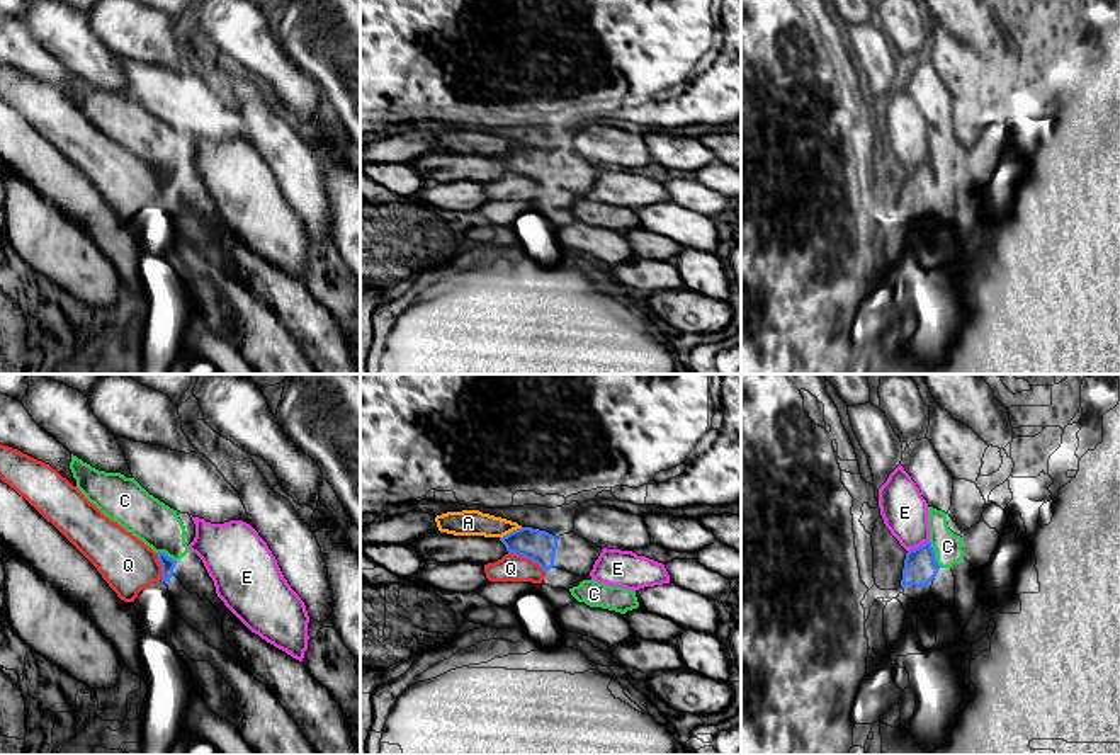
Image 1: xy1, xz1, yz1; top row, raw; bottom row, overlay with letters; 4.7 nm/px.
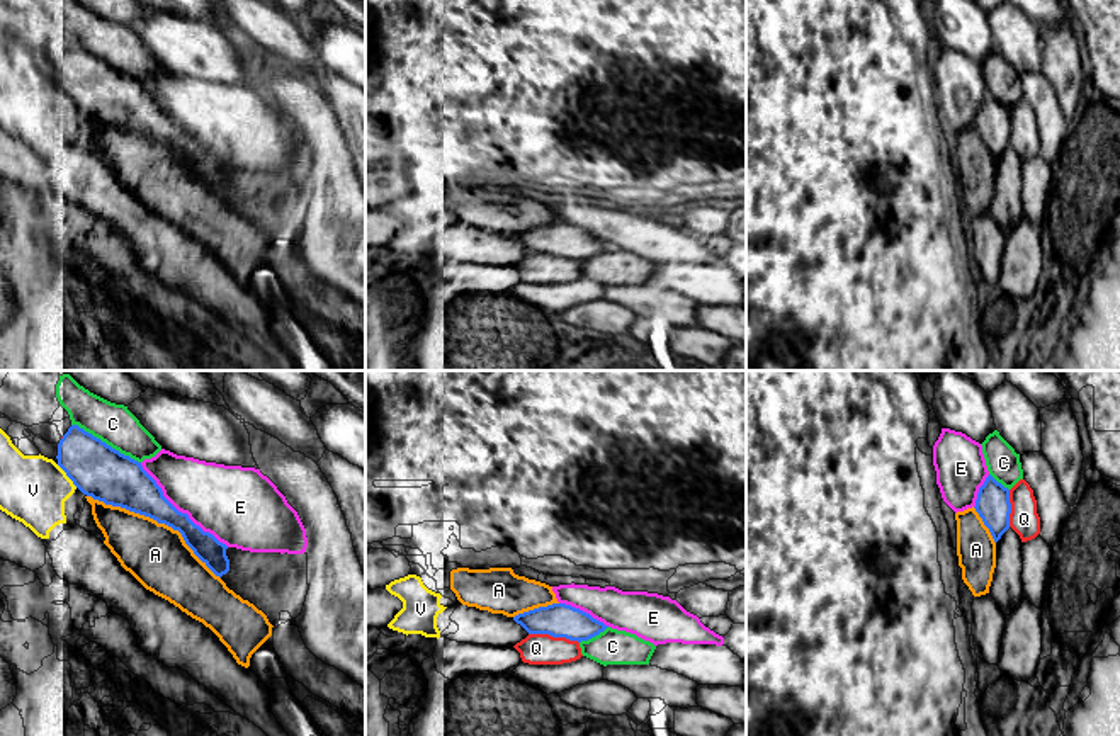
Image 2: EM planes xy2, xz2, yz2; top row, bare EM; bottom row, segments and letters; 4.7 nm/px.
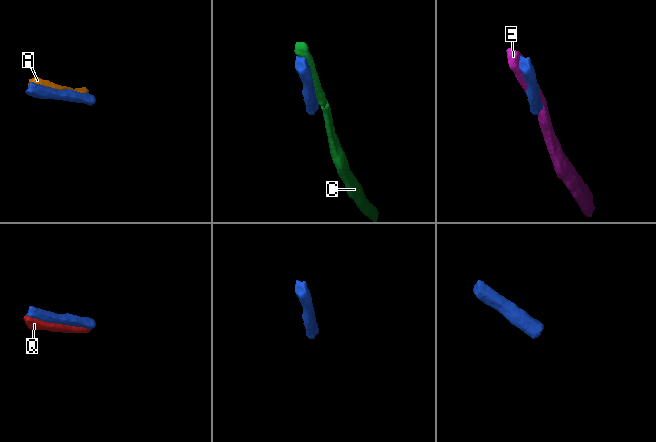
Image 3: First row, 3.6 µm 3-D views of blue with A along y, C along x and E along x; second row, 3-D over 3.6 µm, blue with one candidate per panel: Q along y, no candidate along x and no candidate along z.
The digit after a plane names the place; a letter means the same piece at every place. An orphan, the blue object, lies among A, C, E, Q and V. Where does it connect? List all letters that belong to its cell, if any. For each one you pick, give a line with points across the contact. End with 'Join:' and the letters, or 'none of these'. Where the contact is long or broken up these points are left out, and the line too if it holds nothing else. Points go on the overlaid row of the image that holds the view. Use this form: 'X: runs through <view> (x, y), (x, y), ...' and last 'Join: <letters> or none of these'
Join: none of these

